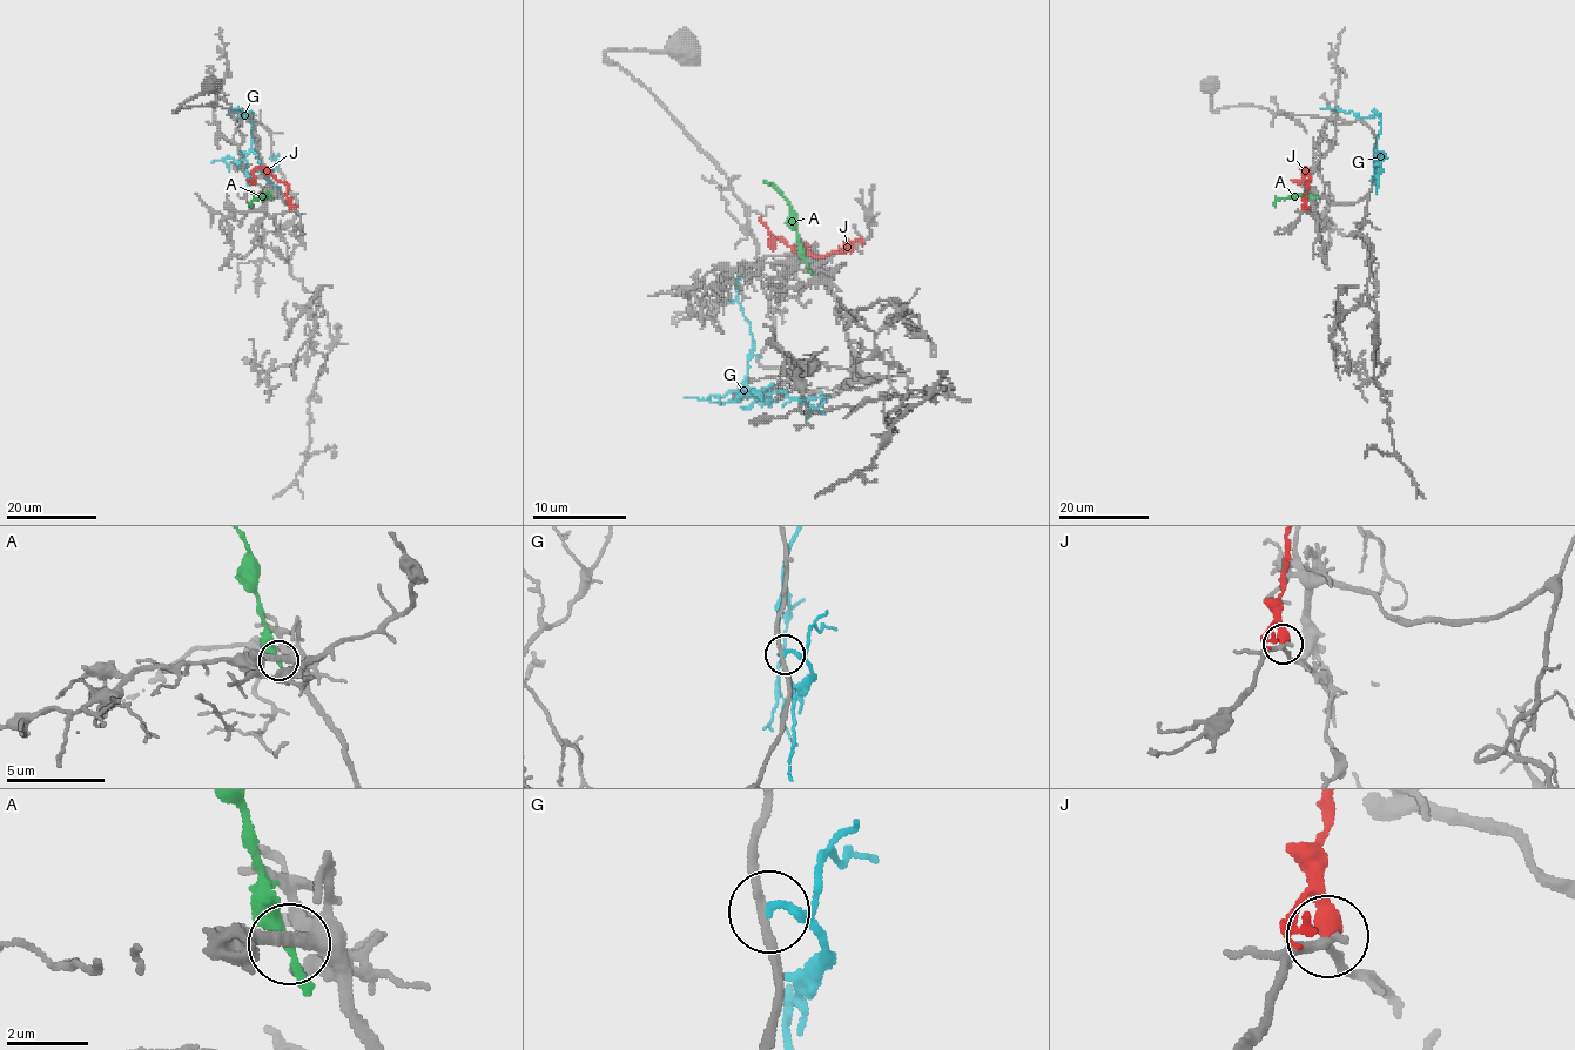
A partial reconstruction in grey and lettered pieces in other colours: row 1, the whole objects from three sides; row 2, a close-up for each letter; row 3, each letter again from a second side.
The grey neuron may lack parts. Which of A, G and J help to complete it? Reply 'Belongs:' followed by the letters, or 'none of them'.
Belongs: G

